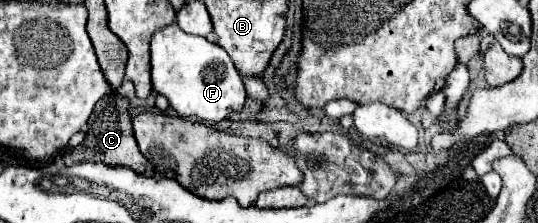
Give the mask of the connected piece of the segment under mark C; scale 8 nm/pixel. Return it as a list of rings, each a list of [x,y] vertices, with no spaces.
[[[115,90],[107,96],[103,96],[97,104],[95,110],[89,118],[89,132],[83,140],[81,146],[71,148],[69,156],[63,158],[67,166],[77,164],[77,162],[105,162],[105,164],[121,164],[121,166],[129,166],[133,168],[137,174],[145,174],[145,176],[153,176],[153,166],[149,164],[149,160],[145,160],[145,156],[139,152],[133,130],[131,130],[131,114],[129,114],[129,100],[115,94]]]

